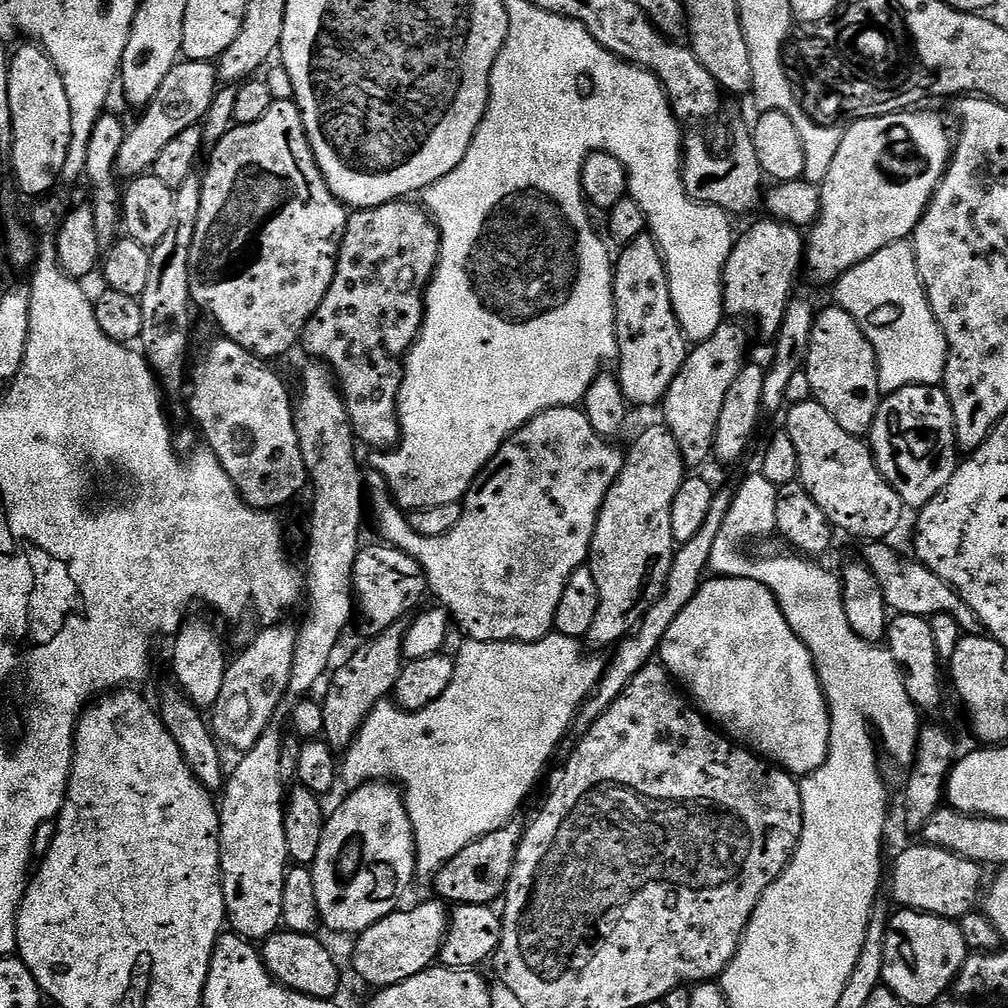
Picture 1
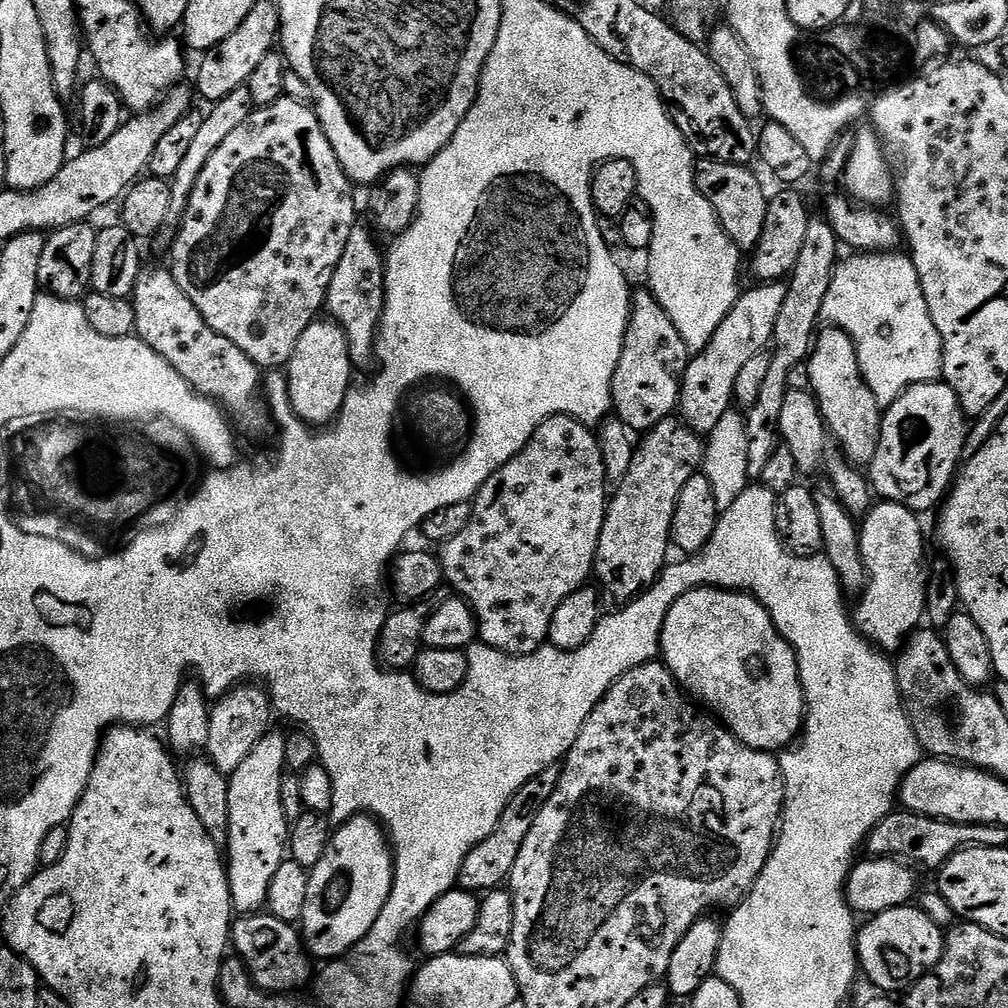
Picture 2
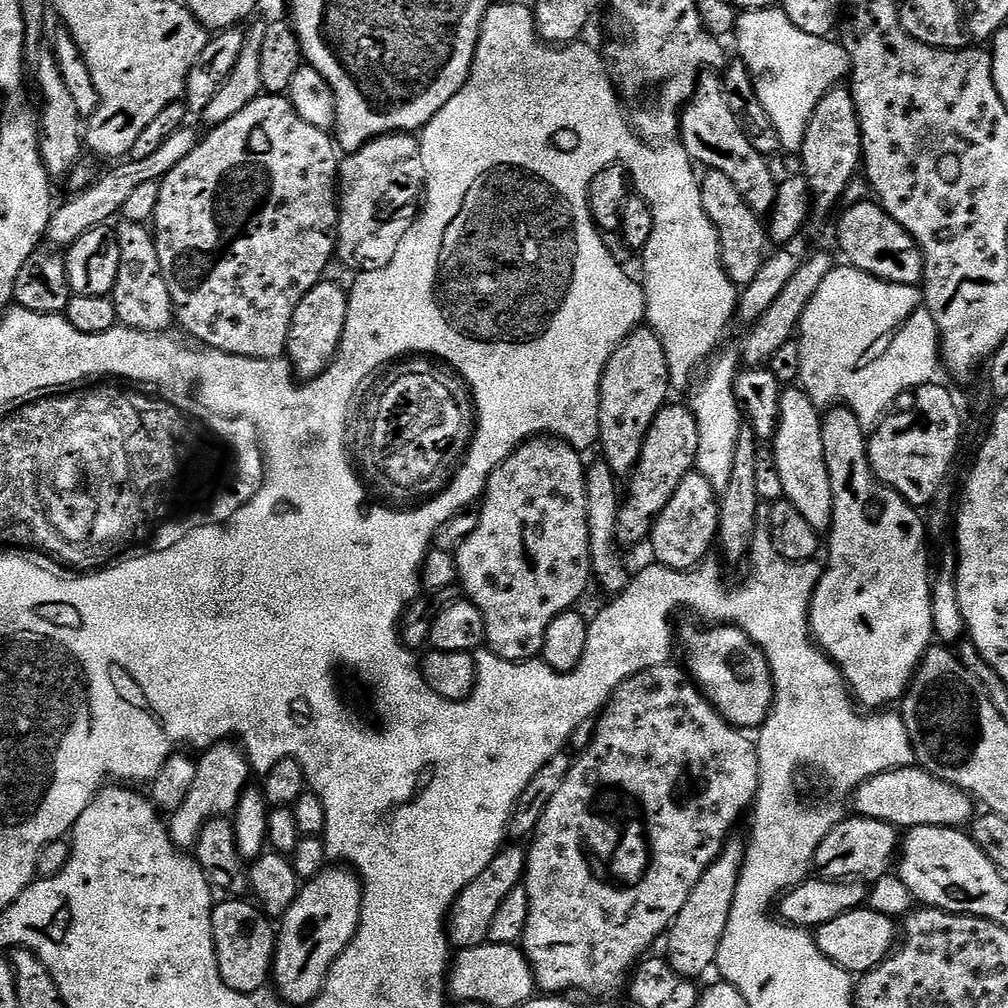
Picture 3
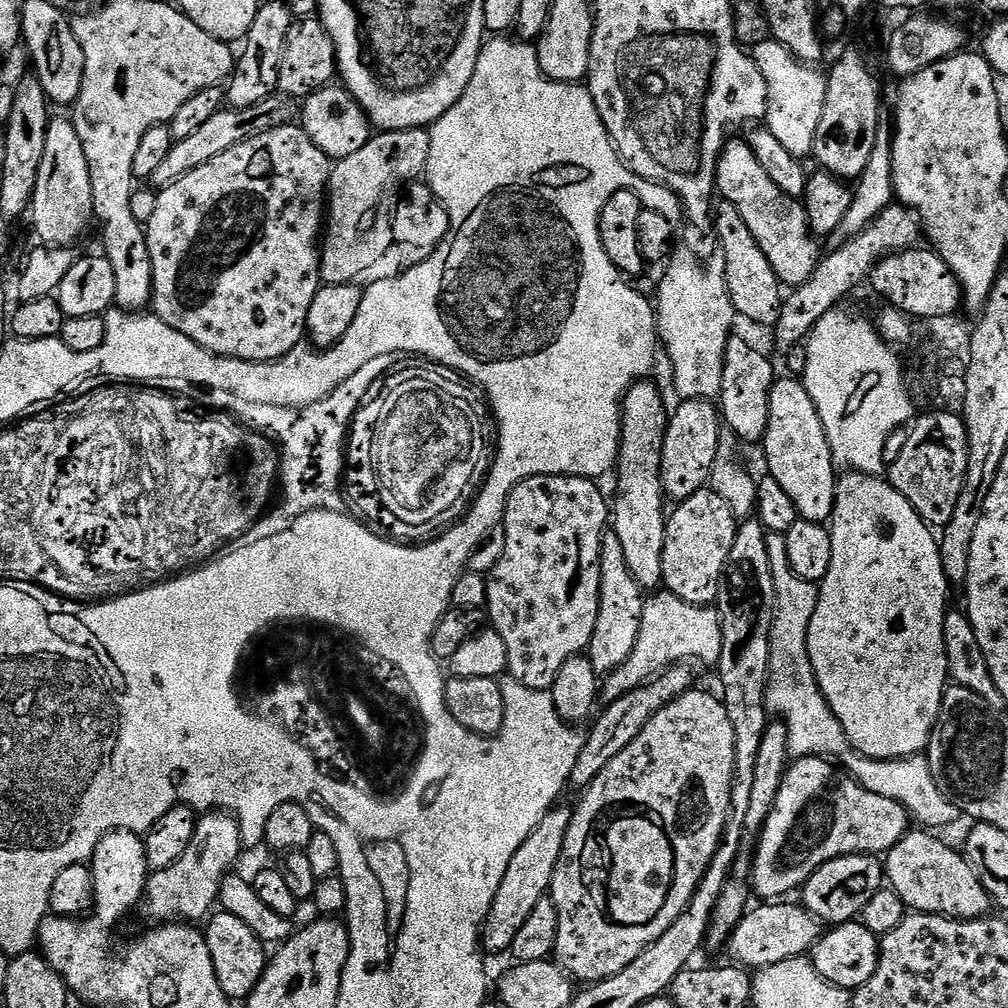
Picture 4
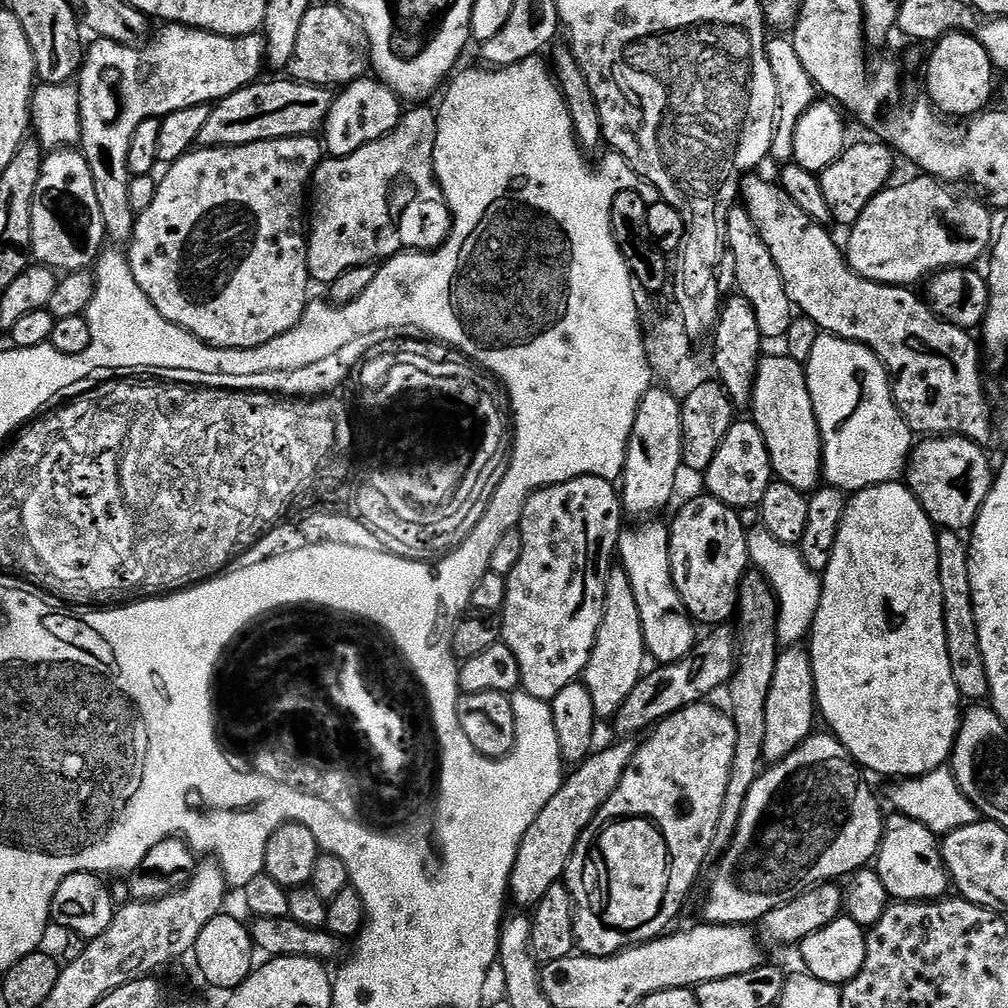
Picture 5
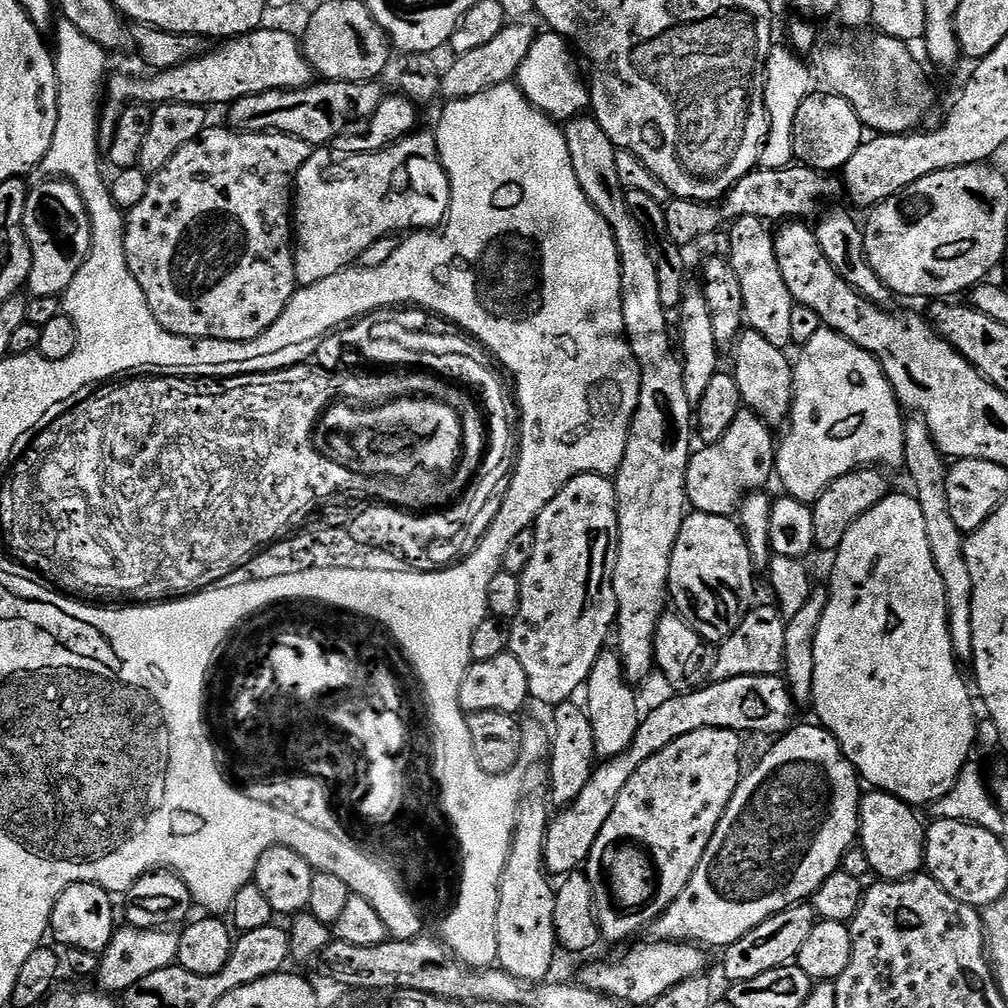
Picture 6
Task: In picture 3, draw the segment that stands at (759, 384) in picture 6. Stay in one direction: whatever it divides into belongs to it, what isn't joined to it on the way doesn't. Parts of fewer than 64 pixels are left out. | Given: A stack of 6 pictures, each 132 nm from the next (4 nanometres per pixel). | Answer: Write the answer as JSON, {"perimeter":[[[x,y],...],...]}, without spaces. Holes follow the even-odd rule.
{"perimeter":[[[788,386],[780,393],[780,418],[770,440],[772,453],[776,456],[776,469],[782,478],[783,499],[790,501],[814,526],[824,534],[832,527],[834,498],[830,486],[830,474],[822,446],[822,412],[816,403],[799,386]]]}

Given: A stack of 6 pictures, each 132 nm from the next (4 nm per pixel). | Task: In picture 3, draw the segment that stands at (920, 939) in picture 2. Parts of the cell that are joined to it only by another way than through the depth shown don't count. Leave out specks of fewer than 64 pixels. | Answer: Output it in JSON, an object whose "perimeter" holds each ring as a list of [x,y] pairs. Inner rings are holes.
{"perimeter":[[[861,906],[819,925],[814,935],[820,952],[839,968],[849,974],[863,974],[877,968],[885,956],[893,951],[898,940],[898,924],[893,917],[875,912],[871,906]]]}

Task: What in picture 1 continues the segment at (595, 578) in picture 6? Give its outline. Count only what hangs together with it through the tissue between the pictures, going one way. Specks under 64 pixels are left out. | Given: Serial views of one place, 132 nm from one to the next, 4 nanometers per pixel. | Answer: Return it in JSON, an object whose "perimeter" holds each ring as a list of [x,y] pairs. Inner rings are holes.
{"perimeter":[[[579,407],[551,408],[542,414],[538,414],[530,422],[526,422],[526,426],[522,426],[514,433],[500,447],[498,454],[494,454],[494,458],[490,458],[488,465],[476,473],[474,482],[469,486],[468,493],[464,495],[462,518],[458,518],[458,526],[454,526],[454,530],[450,530],[441,536],[423,536],[415,532],[410,526],[405,509],[396,503],[388,483],[376,470],[372,470],[370,474],[367,473],[366,476],[366,484],[370,489],[370,520],[371,523],[372,520],[376,523],[376,528],[380,531],[379,539],[383,543],[410,554],[410,558],[414,558],[414,562],[418,562],[418,566],[422,566],[424,577],[428,580],[428,592],[440,599],[437,601],[448,609],[455,627],[457,624],[465,632],[464,636],[467,639],[488,643],[506,643],[508,641],[534,643],[553,631],[556,615],[558,614],[558,606],[562,602],[562,594],[566,590],[566,582],[570,582],[570,574],[574,574],[574,570],[585,567],[588,563],[588,555],[590,554],[590,546],[594,538],[600,507],[610,490],[610,486],[614,486],[614,482],[624,465],[625,453],[621,449],[619,452],[612,444],[615,443],[609,442],[605,437],[597,434],[594,426],[590,426],[586,414]]]}

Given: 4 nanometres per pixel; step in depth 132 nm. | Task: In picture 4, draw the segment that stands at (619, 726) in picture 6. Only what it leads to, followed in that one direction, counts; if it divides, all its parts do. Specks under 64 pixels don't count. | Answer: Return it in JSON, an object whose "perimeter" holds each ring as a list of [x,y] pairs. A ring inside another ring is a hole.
{"perimeter":[[[615,530],[605,531],[600,547],[600,605],[598,606],[598,622],[594,626],[594,634],[589,642],[586,655],[597,674],[612,672],[623,666],[627,660],[633,659],[640,633],[640,623],[644,613],[646,596],[639,582],[630,574],[630,566],[626,566],[626,553],[622,551],[622,542],[618,542]]]}

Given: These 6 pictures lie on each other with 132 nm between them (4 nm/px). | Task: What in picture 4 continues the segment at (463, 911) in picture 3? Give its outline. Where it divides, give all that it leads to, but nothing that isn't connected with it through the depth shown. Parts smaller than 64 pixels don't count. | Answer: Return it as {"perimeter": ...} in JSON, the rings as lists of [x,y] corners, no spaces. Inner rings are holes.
{"perimeter":[[[553,807],[540,819],[538,826],[526,838],[526,842],[522,842],[522,846],[518,846],[514,858],[510,858],[510,866],[506,866],[506,874],[502,878],[502,886],[498,886],[498,894],[490,906],[487,918],[484,919],[482,948],[485,953],[507,953],[512,947],[514,937],[518,935],[518,930],[522,930],[522,919],[519,915],[512,916],[508,920],[507,914],[500,912],[500,907],[507,900],[514,907],[526,912],[529,908],[538,906],[538,902],[549,895],[554,870],[558,864],[558,858],[562,854],[562,846],[565,844],[566,830],[572,820],[571,809],[560,807]]]}

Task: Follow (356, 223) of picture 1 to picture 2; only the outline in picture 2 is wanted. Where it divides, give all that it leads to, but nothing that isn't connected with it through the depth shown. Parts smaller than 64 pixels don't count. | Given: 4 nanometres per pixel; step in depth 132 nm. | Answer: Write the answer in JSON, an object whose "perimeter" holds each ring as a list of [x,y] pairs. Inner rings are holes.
{"perimeter":[[[358,226],[350,234],[350,242],[346,242],[346,250],[342,250],[342,262],[332,271],[326,301],[327,315],[346,334],[348,353],[357,369],[368,368],[371,364],[373,367],[374,345],[384,306],[385,265],[382,252],[380,256],[380,248],[372,237],[373,229],[369,228]]]}

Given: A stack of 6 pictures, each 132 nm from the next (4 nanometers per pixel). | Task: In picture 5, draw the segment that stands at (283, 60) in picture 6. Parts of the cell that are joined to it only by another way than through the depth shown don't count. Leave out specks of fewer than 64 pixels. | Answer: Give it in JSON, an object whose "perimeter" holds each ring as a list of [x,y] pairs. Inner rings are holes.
{"perimeter":[[[165,23],[164,28],[153,35],[151,41],[141,47],[122,46],[113,40],[93,39],[87,45],[78,73],[78,93],[80,107],[79,151],[83,152],[94,178],[94,191],[98,194],[98,206],[102,206],[102,222],[107,239],[113,245],[124,246],[132,239],[137,213],[130,210],[130,190],[128,189],[128,167],[126,150],[130,150],[130,138],[138,130],[138,122],[146,118],[163,118],[174,114],[174,110],[186,110],[186,106],[215,105],[230,94],[242,90],[247,84],[261,79],[260,67],[266,64],[264,37],[219,36],[210,38],[210,32],[196,34],[196,28],[184,24]]]}

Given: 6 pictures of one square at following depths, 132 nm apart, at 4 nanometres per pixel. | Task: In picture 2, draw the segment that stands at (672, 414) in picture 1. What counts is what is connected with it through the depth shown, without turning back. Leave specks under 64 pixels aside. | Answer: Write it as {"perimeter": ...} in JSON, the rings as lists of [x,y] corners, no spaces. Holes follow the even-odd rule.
{"perimeter":[[[760,282],[752,288],[741,291],[734,306],[722,318],[722,326],[714,330],[714,338],[706,342],[701,352],[689,359],[684,377],[680,383],[679,415],[695,432],[709,434],[722,421],[722,416],[733,407],[734,382],[738,374],[754,354],[765,351],[771,345],[778,313],[782,311],[782,301],[786,299],[787,283]]]}

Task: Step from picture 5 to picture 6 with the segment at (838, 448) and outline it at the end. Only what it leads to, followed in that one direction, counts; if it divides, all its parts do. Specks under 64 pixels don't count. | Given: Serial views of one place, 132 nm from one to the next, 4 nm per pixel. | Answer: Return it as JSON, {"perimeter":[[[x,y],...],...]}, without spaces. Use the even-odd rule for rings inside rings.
{"perimeter":[[[823,326],[814,334],[814,338],[810,338],[799,349],[798,354],[800,354],[800,361],[798,359],[795,361],[792,374],[792,415],[788,418],[786,431],[783,433],[785,436],[781,435],[779,437],[776,449],[776,476],[778,477],[778,484],[780,480],[781,486],[784,487],[781,489],[787,495],[793,496],[795,500],[801,500],[803,504],[811,505],[822,494],[822,490],[826,490],[826,486],[830,486],[830,482],[834,482],[834,478],[842,478],[842,474],[855,472],[857,468],[865,466],[883,466],[885,469],[899,469],[904,463],[904,426],[906,416],[900,407],[899,400],[896,399],[886,374],[880,368],[880,362],[854,342],[850,342],[844,336],[840,336],[832,329]]]}

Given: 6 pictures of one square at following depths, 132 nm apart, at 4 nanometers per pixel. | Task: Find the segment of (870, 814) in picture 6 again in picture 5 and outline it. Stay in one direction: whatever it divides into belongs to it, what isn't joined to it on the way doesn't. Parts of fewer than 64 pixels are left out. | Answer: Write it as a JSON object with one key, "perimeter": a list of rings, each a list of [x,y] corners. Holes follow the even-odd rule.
{"perimeter":[[[892,814],[887,817],[884,841],[876,854],[874,867],[886,886],[889,897],[896,902],[931,902],[949,891],[950,881],[944,871],[937,833],[914,822],[909,816]]]}

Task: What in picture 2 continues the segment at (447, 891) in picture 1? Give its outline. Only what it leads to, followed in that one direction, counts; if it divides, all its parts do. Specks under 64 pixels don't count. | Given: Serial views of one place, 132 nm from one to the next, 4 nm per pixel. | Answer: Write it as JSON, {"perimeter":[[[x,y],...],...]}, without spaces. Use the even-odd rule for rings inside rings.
{"perimeter":[[[553,766],[542,770],[542,774],[534,774],[534,778],[530,778],[530,782],[522,785],[518,794],[514,794],[514,798],[510,798],[499,826],[494,828],[486,839],[478,842],[474,846],[474,850],[470,850],[470,854],[466,854],[460,871],[459,887],[463,888],[465,892],[487,894],[493,888],[501,887],[511,877],[514,862],[520,859],[522,842],[526,842],[526,834],[530,834],[530,826],[534,826],[534,818],[538,818],[538,810],[542,810],[542,806],[546,806],[546,802],[550,802],[550,794],[554,794],[559,781],[560,768]]]}

